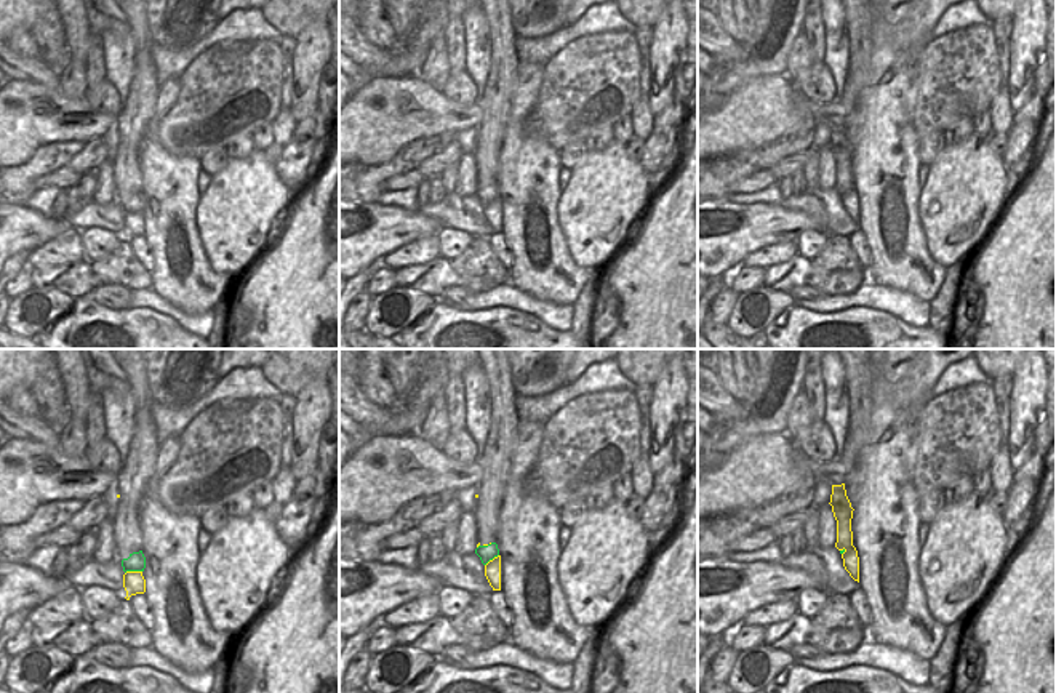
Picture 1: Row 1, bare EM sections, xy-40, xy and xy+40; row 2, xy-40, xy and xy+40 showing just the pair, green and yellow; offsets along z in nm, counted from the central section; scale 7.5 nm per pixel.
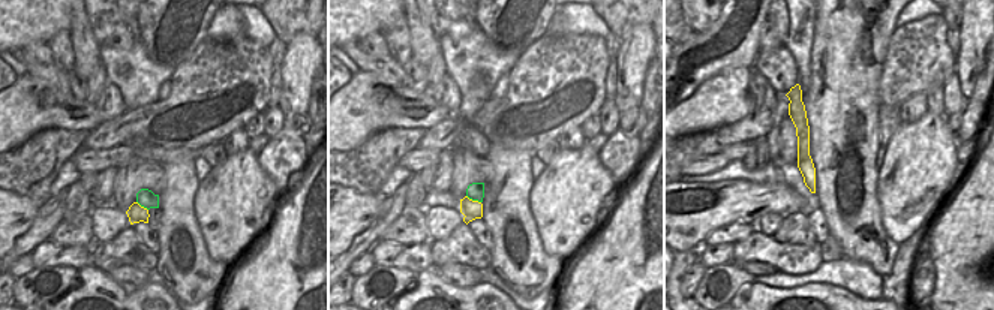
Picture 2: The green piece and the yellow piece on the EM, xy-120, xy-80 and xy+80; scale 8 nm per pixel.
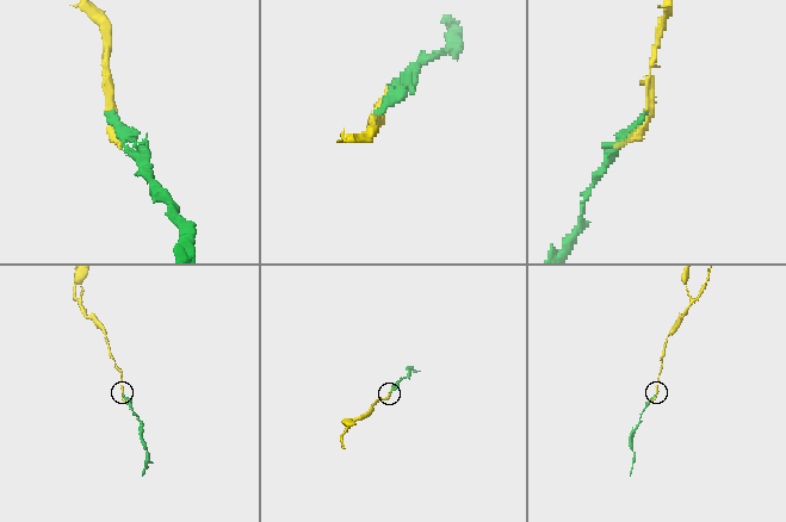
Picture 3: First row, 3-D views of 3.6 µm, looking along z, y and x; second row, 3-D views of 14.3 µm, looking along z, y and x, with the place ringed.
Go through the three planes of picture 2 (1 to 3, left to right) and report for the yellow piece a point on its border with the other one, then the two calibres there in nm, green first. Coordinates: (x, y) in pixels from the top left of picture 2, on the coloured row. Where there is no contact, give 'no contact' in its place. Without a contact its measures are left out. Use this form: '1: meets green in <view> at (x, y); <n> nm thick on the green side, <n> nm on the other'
1: meets green in xy-120 at (143, 205); 150 nm thick on the green side, 140 nm on the other
2: meets green in xy-80 at (474, 199); 140 nm thick on the green side, 150 nm on the other
3: no contact

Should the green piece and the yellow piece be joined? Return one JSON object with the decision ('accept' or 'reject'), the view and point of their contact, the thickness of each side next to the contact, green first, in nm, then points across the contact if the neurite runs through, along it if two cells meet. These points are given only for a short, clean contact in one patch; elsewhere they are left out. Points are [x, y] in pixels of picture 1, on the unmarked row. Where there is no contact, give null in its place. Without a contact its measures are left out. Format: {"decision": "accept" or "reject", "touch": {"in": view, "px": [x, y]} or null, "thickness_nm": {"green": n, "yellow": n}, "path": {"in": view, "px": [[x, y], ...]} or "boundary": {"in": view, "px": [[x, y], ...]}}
{"decision": "accept", "touch": {"in": "xy-40", "px": [133, 212]}, "thickness_nm": {"green": 140, "yellow": 170}}

